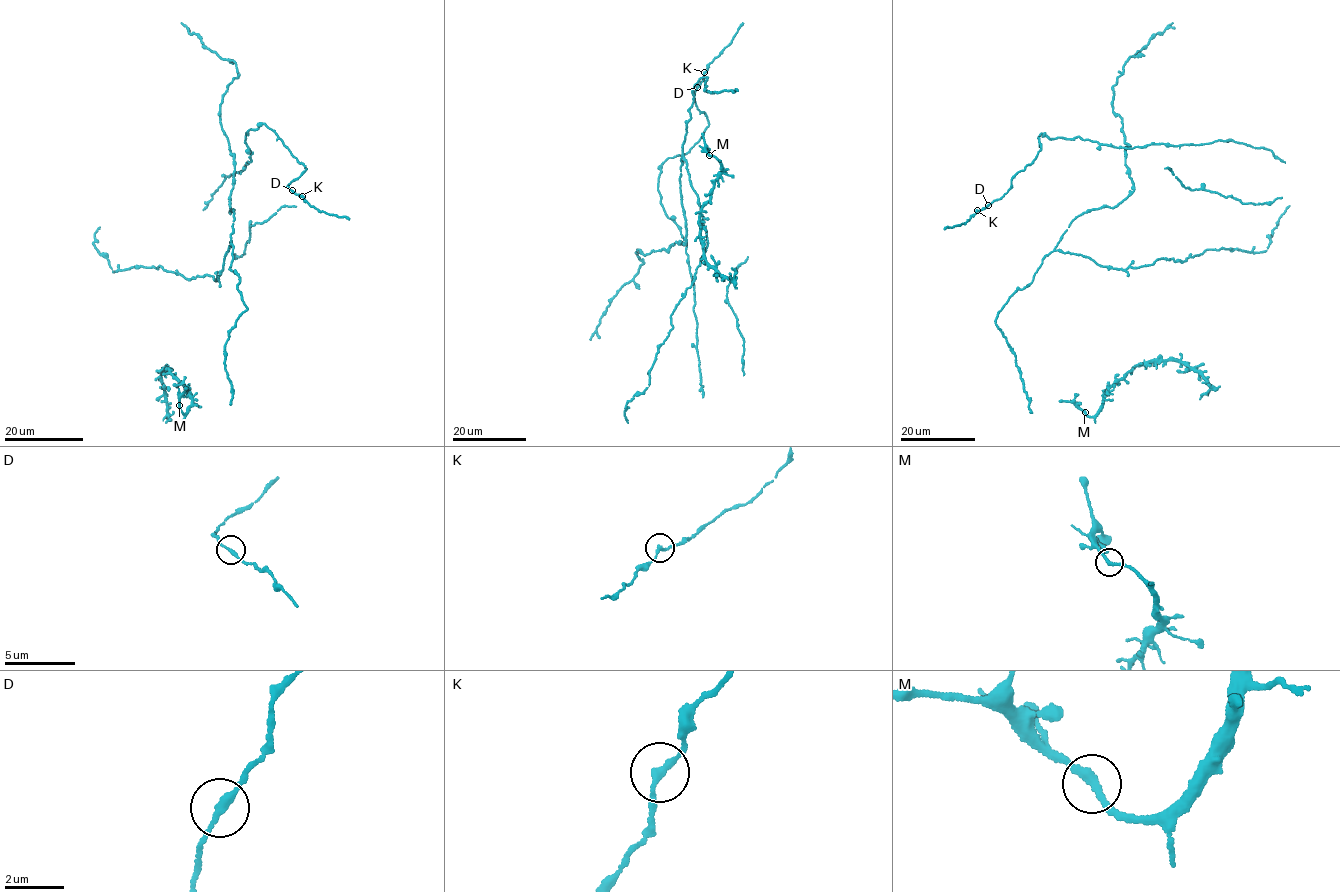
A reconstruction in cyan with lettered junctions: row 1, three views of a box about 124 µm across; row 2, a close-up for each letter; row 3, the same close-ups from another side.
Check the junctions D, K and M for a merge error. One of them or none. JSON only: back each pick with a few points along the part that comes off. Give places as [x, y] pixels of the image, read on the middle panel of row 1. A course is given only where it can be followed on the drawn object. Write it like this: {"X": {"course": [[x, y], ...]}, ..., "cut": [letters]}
{"cut": []}

